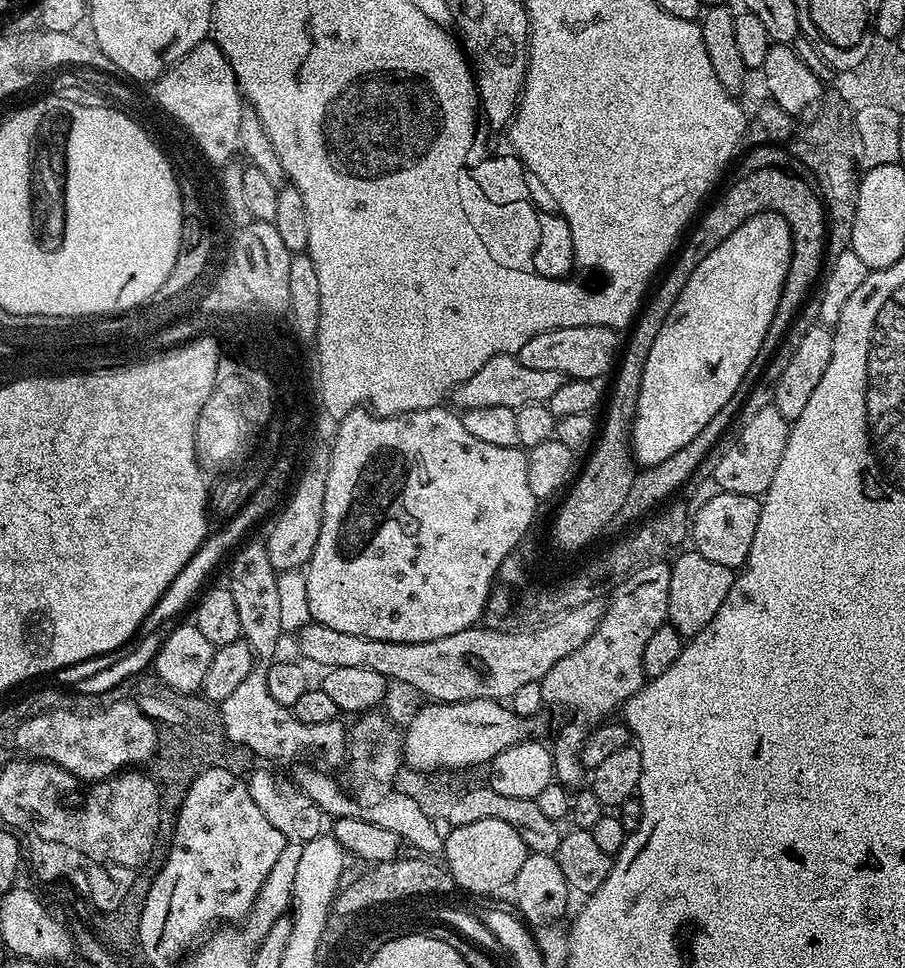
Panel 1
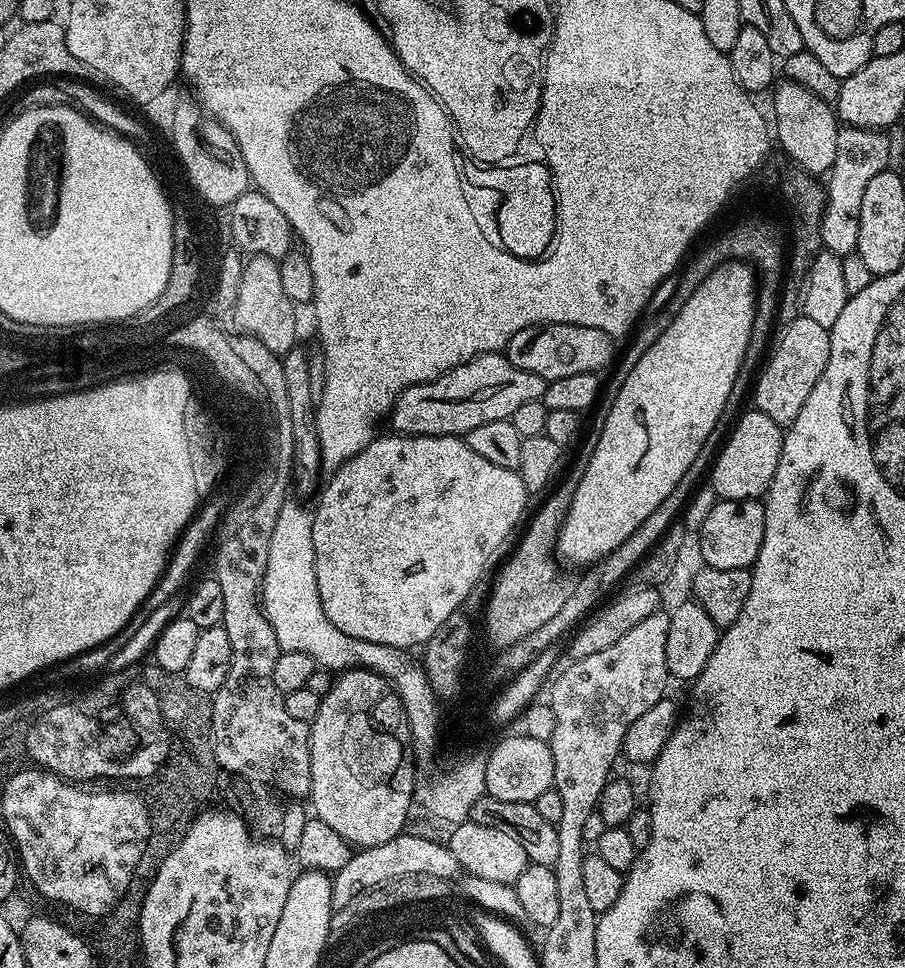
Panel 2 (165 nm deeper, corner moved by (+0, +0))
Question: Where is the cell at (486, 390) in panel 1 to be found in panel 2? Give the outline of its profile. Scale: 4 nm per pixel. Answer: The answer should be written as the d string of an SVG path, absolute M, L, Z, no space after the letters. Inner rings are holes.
M487 352L430 382L405 388L404 393L396 399L396 405L390 413L391 431L401 436L458 436L464 438L470 430L474 430L474 426L482 426L482 422L507 420L514 414L514 410L518 410L518 406L541 399L545 387L546 381L538 378L538 374L526 374L526 370L518 370L518 366L508 361L507 355Z

